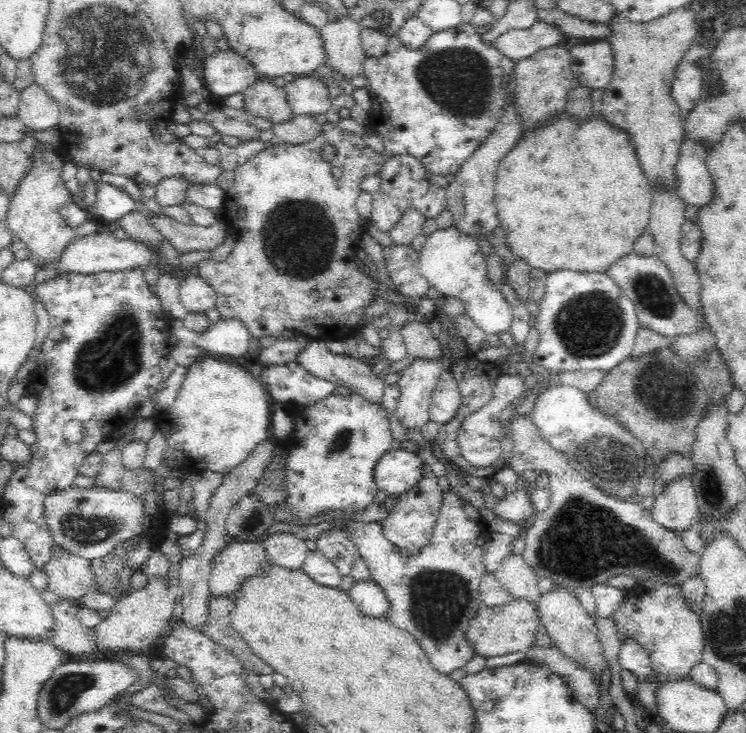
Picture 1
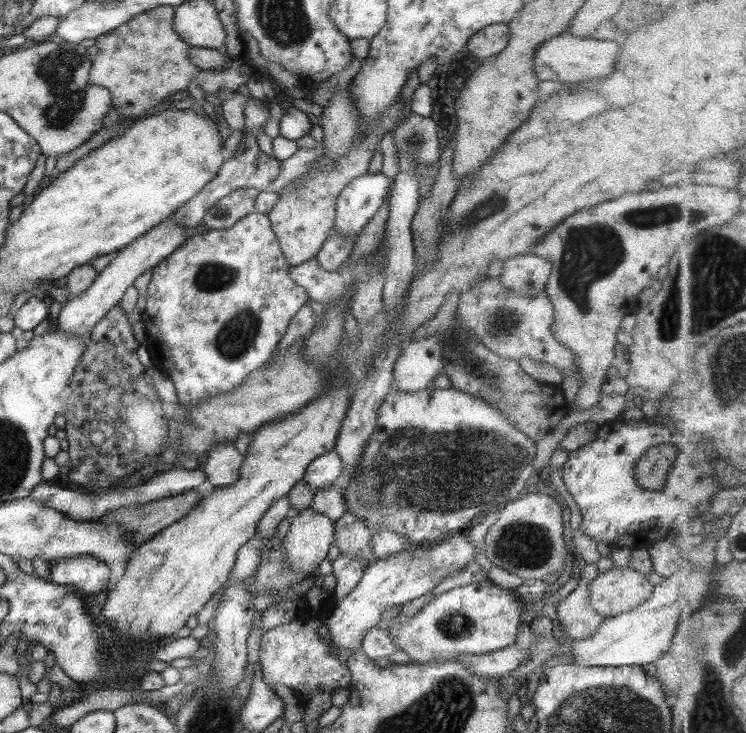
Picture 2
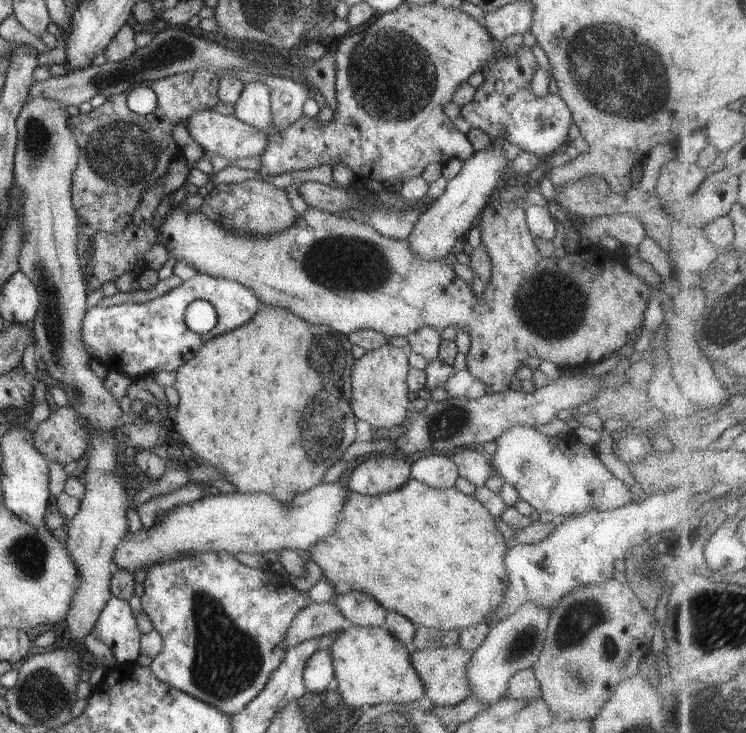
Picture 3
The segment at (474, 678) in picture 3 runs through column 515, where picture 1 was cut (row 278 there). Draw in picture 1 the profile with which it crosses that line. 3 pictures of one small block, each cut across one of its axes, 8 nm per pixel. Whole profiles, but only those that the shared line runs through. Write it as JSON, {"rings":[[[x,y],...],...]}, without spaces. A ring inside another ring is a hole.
{"rings":[[[634,252],[626,254],[614,264],[610,264],[605,274],[614,281],[620,293],[634,305],[639,328],[651,330],[666,338],[673,338],[681,336],[682,333],[693,333],[699,322],[704,321],[703,312],[696,313],[682,303],[668,268],[656,255],[642,257]]]}

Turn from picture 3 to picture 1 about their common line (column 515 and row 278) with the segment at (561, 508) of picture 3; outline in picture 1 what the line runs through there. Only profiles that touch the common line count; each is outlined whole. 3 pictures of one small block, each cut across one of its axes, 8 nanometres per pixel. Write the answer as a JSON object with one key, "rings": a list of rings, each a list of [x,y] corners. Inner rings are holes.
{"rings":[[[455,228],[437,229],[427,236],[425,245],[419,251],[419,272],[443,297],[453,297],[464,305],[466,314],[484,331],[496,333],[508,330],[512,310],[487,270],[487,261],[480,244],[473,236]]]}

